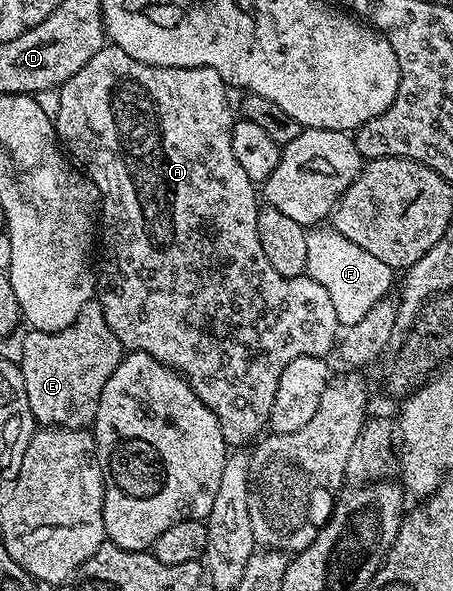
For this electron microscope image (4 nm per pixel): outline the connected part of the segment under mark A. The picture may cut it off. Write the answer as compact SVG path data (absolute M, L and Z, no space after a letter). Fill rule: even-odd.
M107 43L100 51L96 51L96 55L92 55L92 59L88 59L88 63L84 63L84 67L80 67L80 71L76 71L76 75L72 75L72 79L65 81L58 89L60 109L59 113L52 120L54 128L58 131L58 140L63 150L69 154L77 168L81 169L87 177L93 179L98 188L98 194L102 196L102 204L100 206L100 253L102 249L102 266L99 264L96 269L96 300L102 305L104 319L108 323L108 327L112 327L112 335L116 335L116 339L120 339L123 350L132 353L147 353L152 355L152 359L156 359L170 369L181 373L185 377L186 382L192 387L192 391L196 391L196 395L216 415L216 419L220 423L220 431L224 435L226 442L234 447L246 447L246 444L249 446L267 428L270 412L272 411L272 399L276 399L276 383L280 383L280 374L284 372L284 367L288 367L288 363L292 363L292 359L300 359L304 355L326 357L329 354L329 349L331 352L339 340L340 326L336 319L336 307L332 307L332 299L328 296L328 291L324 291L324 287L320 287L320 283L316 283L308 275L301 277L285 277L280 275L280 271L276 271L276 267L272 267L272 263L268 263L268 258L264 256L264 247L260 247L260 231L256 227L260 197L259 194L258 197L254 194L256 182L248 179L248 175L244 172L244 167L240 167L240 163L236 160L236 155L232 152L232 131L234 130L236 113L234 114L230 110L230 97L226 92L228 92L228 86L223 81L222 76L208 67L156 67L148 63L140 63L140 59L132 59L132 55L128 55L128 51Z

